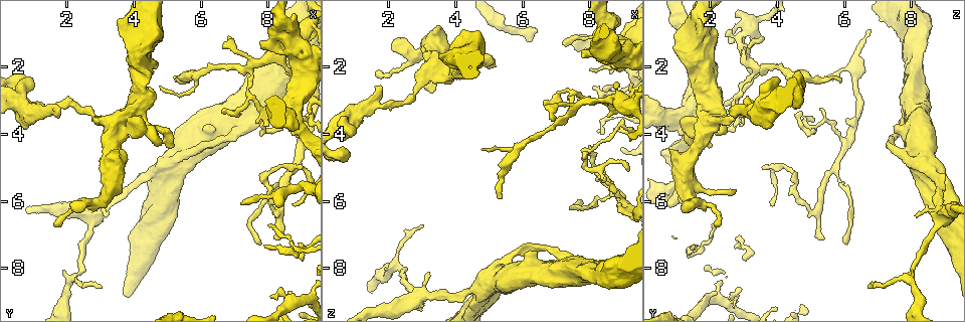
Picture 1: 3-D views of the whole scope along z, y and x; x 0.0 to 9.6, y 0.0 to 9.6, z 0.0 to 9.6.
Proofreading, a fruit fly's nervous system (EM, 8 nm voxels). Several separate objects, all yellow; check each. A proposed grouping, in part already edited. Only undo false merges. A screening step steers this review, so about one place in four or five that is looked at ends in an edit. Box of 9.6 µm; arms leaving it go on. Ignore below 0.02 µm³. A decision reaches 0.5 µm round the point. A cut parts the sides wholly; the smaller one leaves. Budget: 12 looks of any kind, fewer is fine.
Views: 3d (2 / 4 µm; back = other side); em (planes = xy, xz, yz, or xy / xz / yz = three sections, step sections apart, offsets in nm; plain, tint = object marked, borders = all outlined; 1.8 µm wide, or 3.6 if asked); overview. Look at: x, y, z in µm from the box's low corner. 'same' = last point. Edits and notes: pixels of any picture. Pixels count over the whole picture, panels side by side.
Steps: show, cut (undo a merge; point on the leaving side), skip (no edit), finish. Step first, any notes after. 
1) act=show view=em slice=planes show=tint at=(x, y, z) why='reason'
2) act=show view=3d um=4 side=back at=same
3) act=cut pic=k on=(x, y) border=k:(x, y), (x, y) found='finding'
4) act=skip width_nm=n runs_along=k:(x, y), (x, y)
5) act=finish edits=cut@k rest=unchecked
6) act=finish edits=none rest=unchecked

act=show view=3d um=4 at=(4.35, 1.60, 1.60)

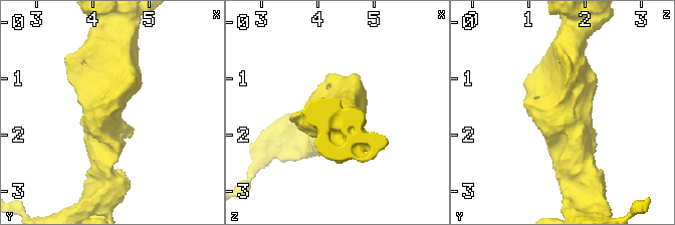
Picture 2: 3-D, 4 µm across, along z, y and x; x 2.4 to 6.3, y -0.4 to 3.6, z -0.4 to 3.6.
act=show view=em um=3.6 slice=planes show=tint at=(4.30, 1.55, 1.55) why='now the EM'

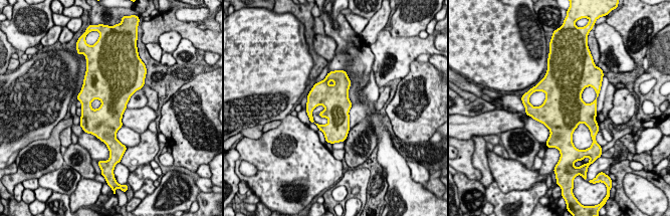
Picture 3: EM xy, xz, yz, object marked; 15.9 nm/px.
act=skip found='all the same cell'

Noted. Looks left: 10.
act=show view=em um=3.6 slice=yz step=16 show=tint at=(9.00, 2.05, 1.80) why='thick turns thin'

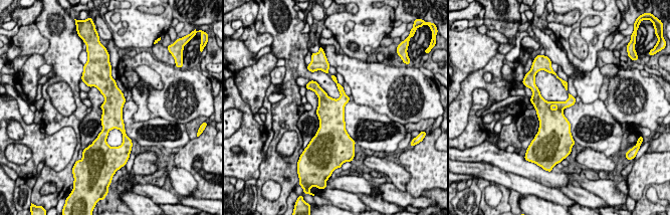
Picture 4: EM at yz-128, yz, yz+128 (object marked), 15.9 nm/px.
act=show view=em um=3.6 slice=planes show=tint at=same why='another direction'

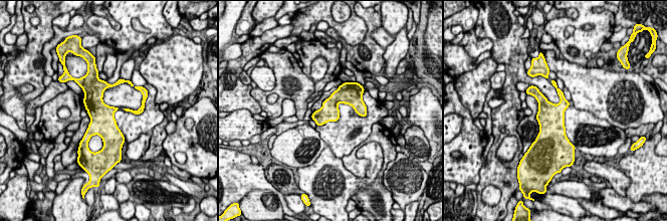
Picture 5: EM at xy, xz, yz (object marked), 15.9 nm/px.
act=skip found='continuous, no second cell'

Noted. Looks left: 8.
act=show view=3d um=4 at=(7.45, 2.05, 3.35) why='three arms meet'

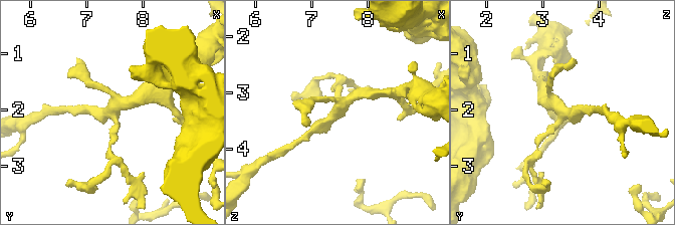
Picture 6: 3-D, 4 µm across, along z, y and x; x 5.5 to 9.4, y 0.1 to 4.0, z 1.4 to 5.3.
act=show view=em slice=xz step=16 show=tint at=(7.45, 2.05, 3.35) why='shape alone is not enough'

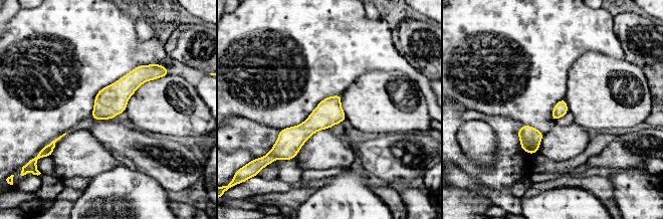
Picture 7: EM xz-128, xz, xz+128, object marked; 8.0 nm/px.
act=show view=em slice=planes show=tint at=same

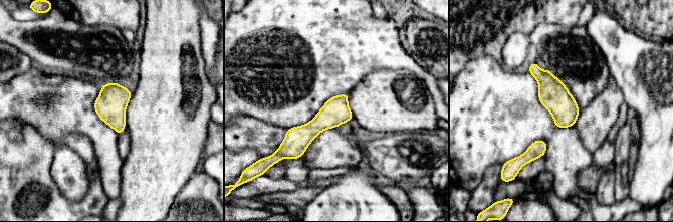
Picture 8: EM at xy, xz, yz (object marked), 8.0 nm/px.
act=skip runs_along=8:(346, 96), (310, 131), (285, 141) found='one cell here'

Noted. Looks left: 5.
act=show view=em slice=planes show=tint at=(3.50, 3.65, 1.95)

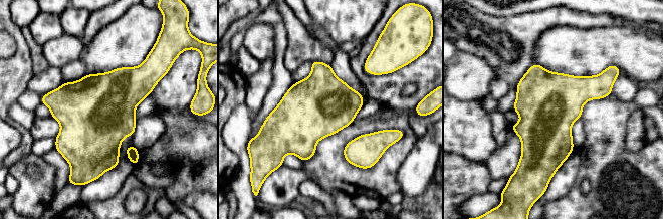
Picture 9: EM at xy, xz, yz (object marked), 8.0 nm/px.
act=skip width_nm=500 found='continuous, no second cell'

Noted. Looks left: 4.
act=show view=3d um=4 at=(3.10, 6.25, 8.85) why='calibre changes'

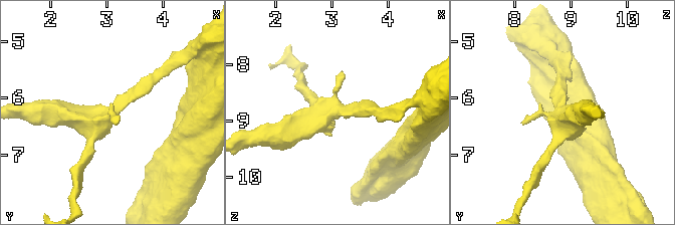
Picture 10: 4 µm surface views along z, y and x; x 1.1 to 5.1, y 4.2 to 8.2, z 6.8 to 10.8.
act=show view=em slice=planes show=plain at=(3.15, 6.25, 8.80) why='need the tissue'

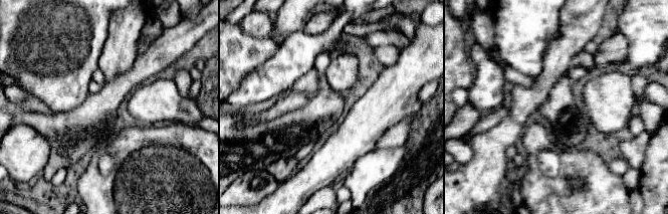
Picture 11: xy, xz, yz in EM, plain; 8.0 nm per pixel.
act=show view=em slice=planes show=tint at=same

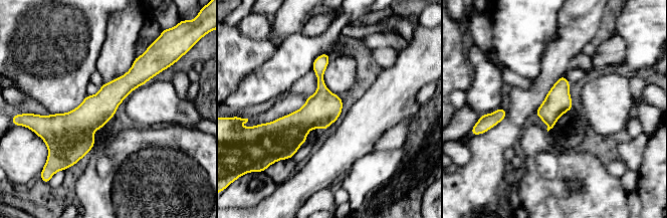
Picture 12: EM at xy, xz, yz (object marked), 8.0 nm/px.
act=skip runs_along=12:(153, 72), (83, 121), (45, 119) found='all the same cell'

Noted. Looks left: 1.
act=finish edits=none rest=unchecked

